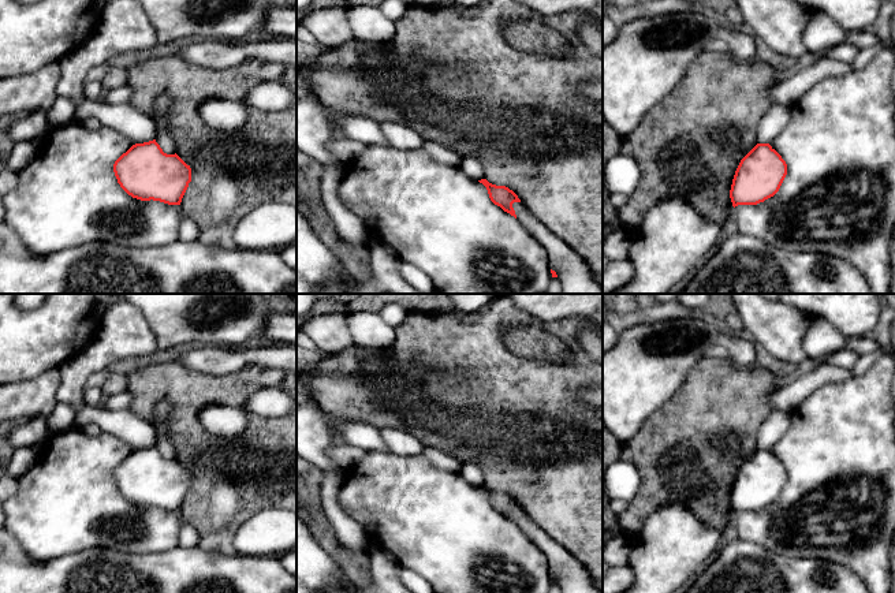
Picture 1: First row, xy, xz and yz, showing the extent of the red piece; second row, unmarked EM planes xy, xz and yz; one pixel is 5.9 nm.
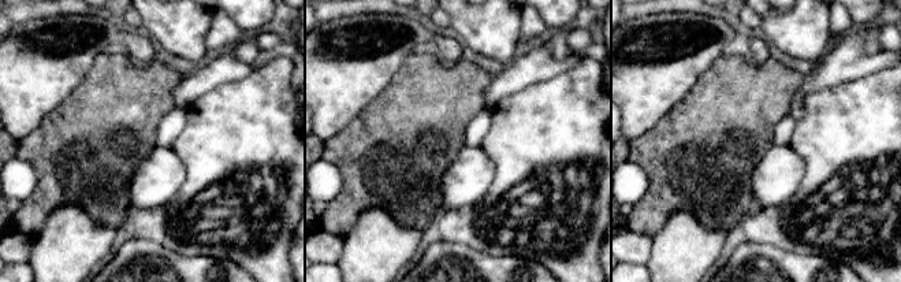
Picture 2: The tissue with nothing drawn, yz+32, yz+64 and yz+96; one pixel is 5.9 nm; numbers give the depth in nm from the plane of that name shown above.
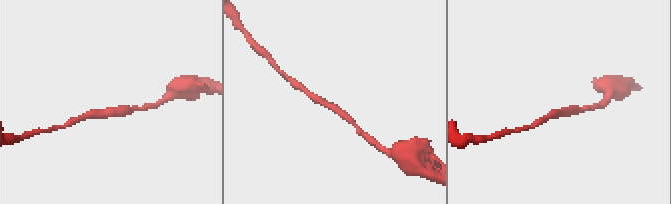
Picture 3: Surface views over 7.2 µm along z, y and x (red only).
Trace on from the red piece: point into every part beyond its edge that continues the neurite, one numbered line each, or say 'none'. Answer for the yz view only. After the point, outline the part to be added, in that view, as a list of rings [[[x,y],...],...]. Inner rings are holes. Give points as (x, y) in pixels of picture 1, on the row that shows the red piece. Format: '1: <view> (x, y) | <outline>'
none

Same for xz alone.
none

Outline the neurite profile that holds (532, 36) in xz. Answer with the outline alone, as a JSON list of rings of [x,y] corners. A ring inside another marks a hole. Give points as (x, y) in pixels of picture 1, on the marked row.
[[[504,18],[501,30],[504,40],[519,51],[551,57],[566,57],[570,53],[570,42],[538,19]]]

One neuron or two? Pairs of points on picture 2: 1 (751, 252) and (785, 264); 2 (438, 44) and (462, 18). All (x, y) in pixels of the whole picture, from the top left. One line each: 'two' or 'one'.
1: one
2: two

